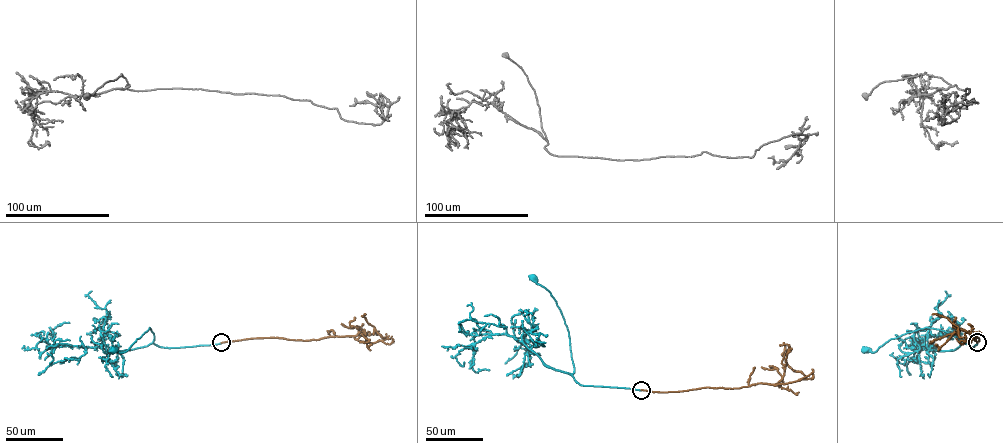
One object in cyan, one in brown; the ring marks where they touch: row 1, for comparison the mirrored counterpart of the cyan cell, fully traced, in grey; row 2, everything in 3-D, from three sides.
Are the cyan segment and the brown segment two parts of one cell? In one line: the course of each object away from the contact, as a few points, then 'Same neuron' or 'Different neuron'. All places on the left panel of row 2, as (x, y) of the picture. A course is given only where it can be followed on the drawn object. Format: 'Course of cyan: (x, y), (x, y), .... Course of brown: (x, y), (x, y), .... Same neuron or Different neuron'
Course of cyan: (221, 342), (159, 347), (150, 344), (154, 335), (149, 327), (127, 350), (113, 350). Course of brown: (221, 342), (264, 337), (310, 340), (333, 336), (353, 336), (369, 343), (383, 339), (362, 316), (365, 314). Different neuron

